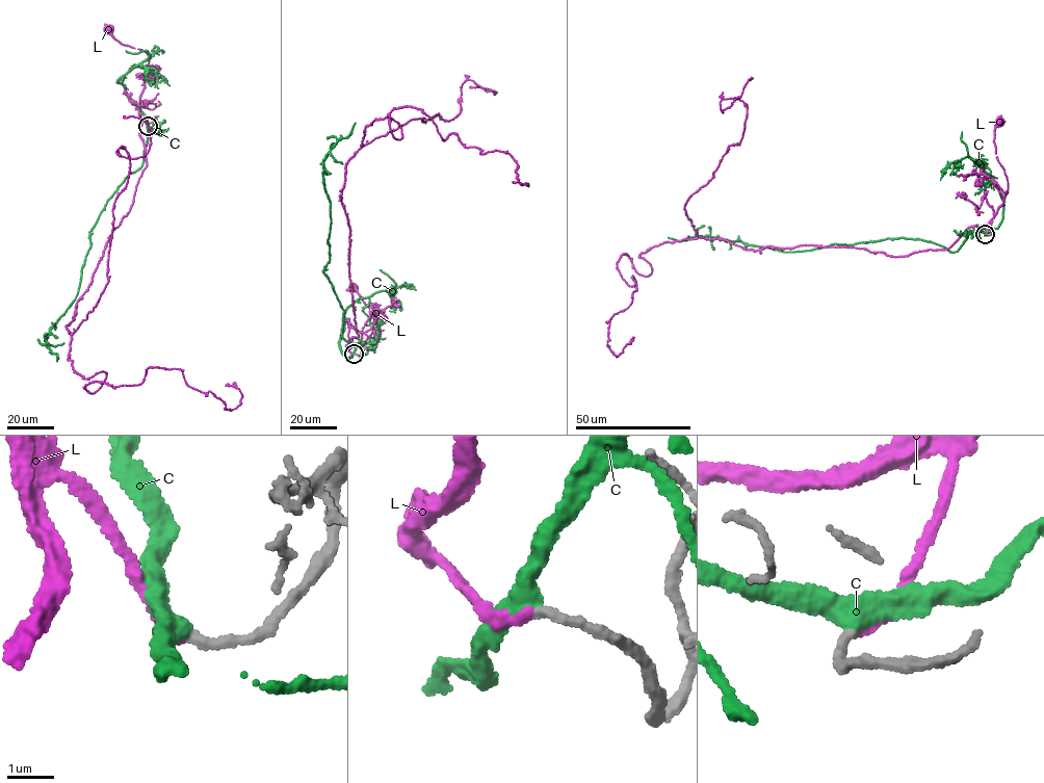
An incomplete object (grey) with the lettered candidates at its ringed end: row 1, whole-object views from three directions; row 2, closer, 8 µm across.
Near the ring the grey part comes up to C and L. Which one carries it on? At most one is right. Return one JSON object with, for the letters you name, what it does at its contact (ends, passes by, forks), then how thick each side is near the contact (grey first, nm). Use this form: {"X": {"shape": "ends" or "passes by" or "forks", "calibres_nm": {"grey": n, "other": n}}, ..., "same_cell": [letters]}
{"L": {"shape": "ends", "calibres_nm": {"grey": 240, "other": 200}}, "same_cell": ["L"]}

